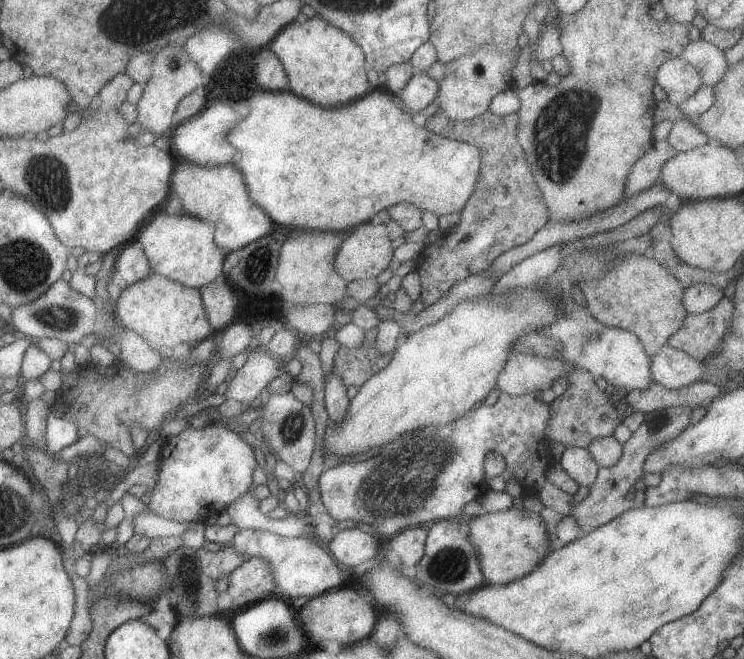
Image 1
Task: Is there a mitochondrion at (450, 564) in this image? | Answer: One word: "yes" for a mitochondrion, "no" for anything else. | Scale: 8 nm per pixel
yes

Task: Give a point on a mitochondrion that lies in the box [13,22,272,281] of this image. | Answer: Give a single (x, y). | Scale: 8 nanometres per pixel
(47, 177)

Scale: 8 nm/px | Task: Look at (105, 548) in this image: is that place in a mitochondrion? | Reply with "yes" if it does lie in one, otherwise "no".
no

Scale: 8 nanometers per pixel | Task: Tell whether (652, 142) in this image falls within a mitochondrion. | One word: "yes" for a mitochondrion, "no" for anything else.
no

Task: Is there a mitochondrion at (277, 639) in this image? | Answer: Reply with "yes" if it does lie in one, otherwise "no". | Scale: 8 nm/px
yes

